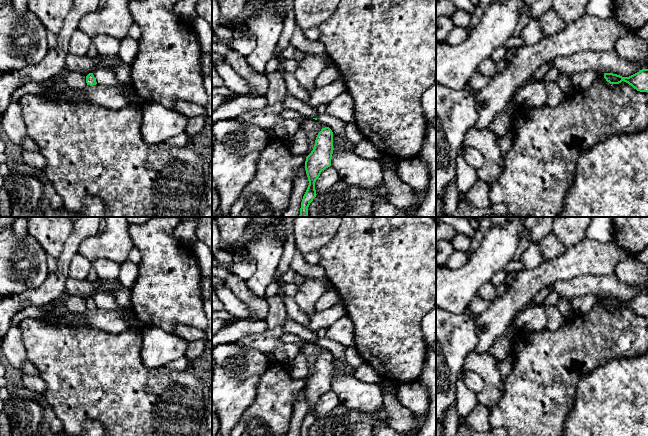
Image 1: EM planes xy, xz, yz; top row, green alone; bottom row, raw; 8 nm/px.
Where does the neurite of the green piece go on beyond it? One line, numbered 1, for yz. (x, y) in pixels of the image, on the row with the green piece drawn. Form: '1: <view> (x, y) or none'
1: none

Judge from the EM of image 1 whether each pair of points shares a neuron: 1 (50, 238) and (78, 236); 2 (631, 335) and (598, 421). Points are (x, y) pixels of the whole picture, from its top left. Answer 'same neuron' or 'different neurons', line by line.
1: different neurons
2: different neurons

